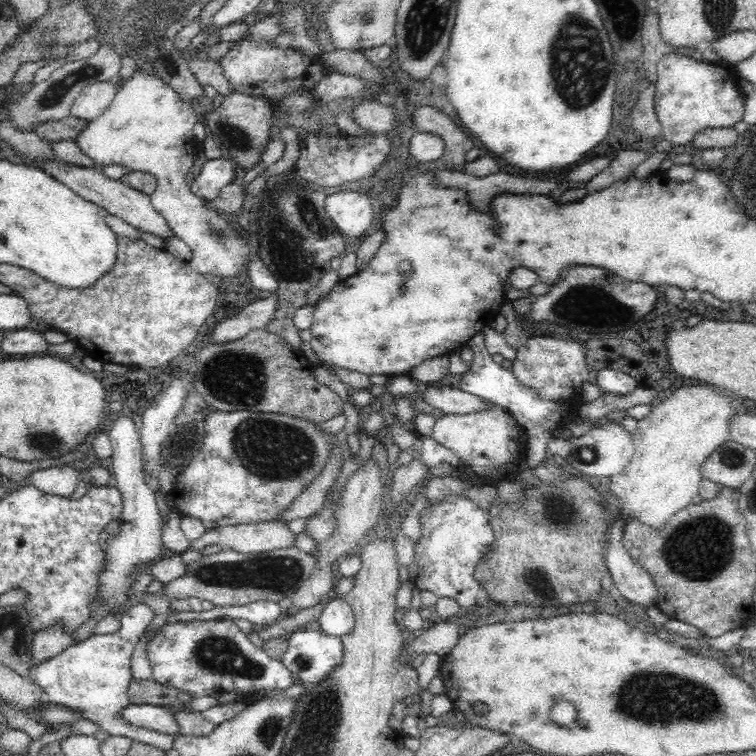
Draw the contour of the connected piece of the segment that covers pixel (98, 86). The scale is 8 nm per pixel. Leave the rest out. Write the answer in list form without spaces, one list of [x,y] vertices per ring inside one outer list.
[[[116,81],[96,82],[86,86],[74,100],[70,114],[88,122],[96,120],[110,106],[118,87],[119,82]]]

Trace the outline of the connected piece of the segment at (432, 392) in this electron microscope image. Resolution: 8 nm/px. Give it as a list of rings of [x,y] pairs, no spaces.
[[[422,385],[417,394],[424,397],[430,407],[442,410],[444,415],[468,415],[492,408],[488,401],[451,387],[432,388]]]

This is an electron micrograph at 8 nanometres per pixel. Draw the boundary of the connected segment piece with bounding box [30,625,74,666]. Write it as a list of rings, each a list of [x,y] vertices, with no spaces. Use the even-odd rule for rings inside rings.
[[[58,625],[37,632],[32,644],[32,665],[36,666],[35,664],[66,650],[72,645],[72,636],[74,633],[62,633]]]

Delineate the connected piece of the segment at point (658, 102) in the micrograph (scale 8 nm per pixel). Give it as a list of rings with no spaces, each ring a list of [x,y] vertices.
[[[672,53],[657,64],[654,109],[663,134],[673,146],[691,146],[694,135],[702,129],[732,129],[744,116],[745,96],[738,83],[737,71],[720,68],[699,57]]]

